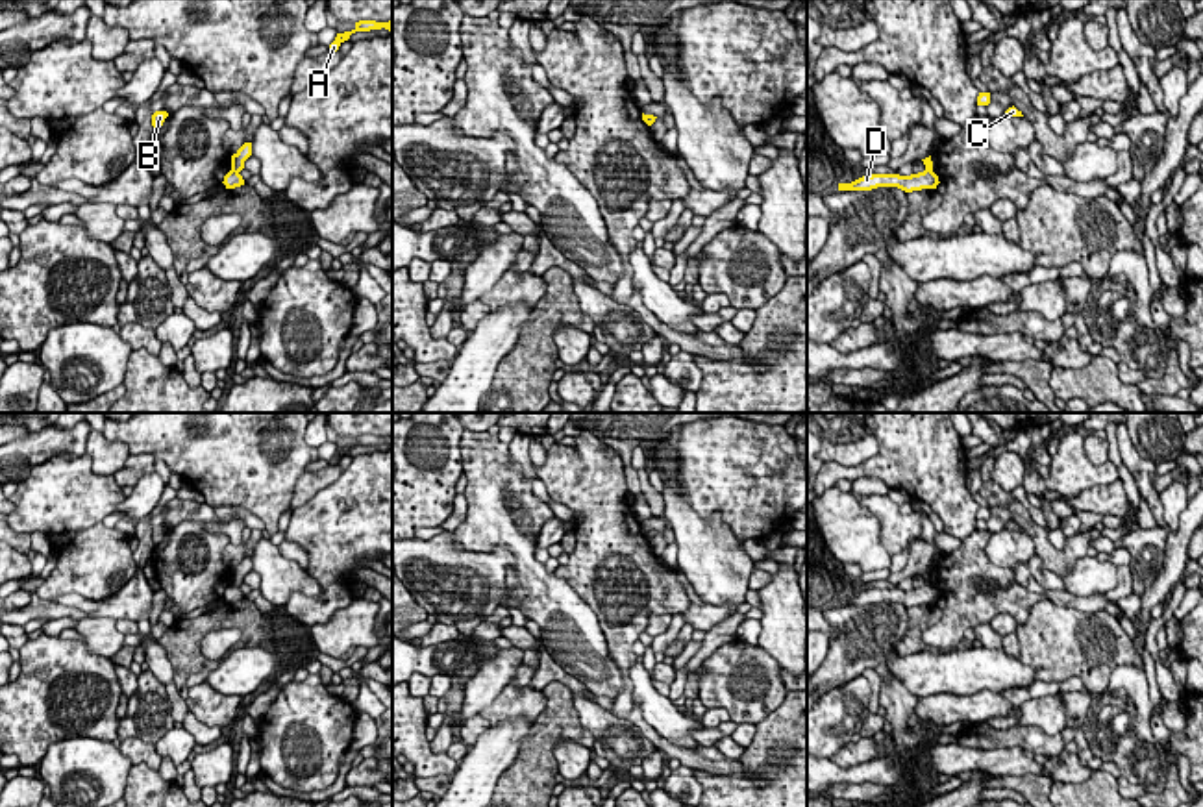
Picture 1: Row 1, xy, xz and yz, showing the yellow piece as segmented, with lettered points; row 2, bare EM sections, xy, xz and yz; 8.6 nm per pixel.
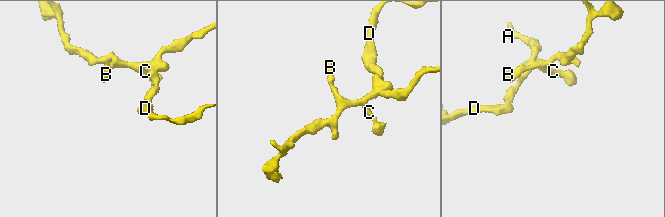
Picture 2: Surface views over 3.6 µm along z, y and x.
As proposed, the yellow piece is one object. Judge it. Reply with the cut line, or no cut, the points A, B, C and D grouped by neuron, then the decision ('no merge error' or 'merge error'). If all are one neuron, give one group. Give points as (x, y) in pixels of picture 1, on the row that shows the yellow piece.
xy (232, 169), (237, 173) | A B C / D | merge error

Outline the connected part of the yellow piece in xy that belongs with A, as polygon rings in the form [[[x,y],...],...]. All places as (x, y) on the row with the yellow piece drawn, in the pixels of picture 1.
[[[359,20],[352,31],[337,33],[335,41],[329,44],[329,52],[337,52],[339,46],[350,39],[355,31],[370,31],[370,30],[389,30],[392,33],[392,20],[389,22],[376,22],[376,20]]]

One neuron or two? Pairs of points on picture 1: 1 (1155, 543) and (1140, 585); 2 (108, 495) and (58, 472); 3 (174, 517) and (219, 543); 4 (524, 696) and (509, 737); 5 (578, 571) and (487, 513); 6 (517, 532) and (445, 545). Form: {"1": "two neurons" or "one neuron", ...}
{"1": "one neuron", "2": "one neuron", "3": "two neurons", "4": "two neurons", "5": "two neurons", "6": "two neurons"}

